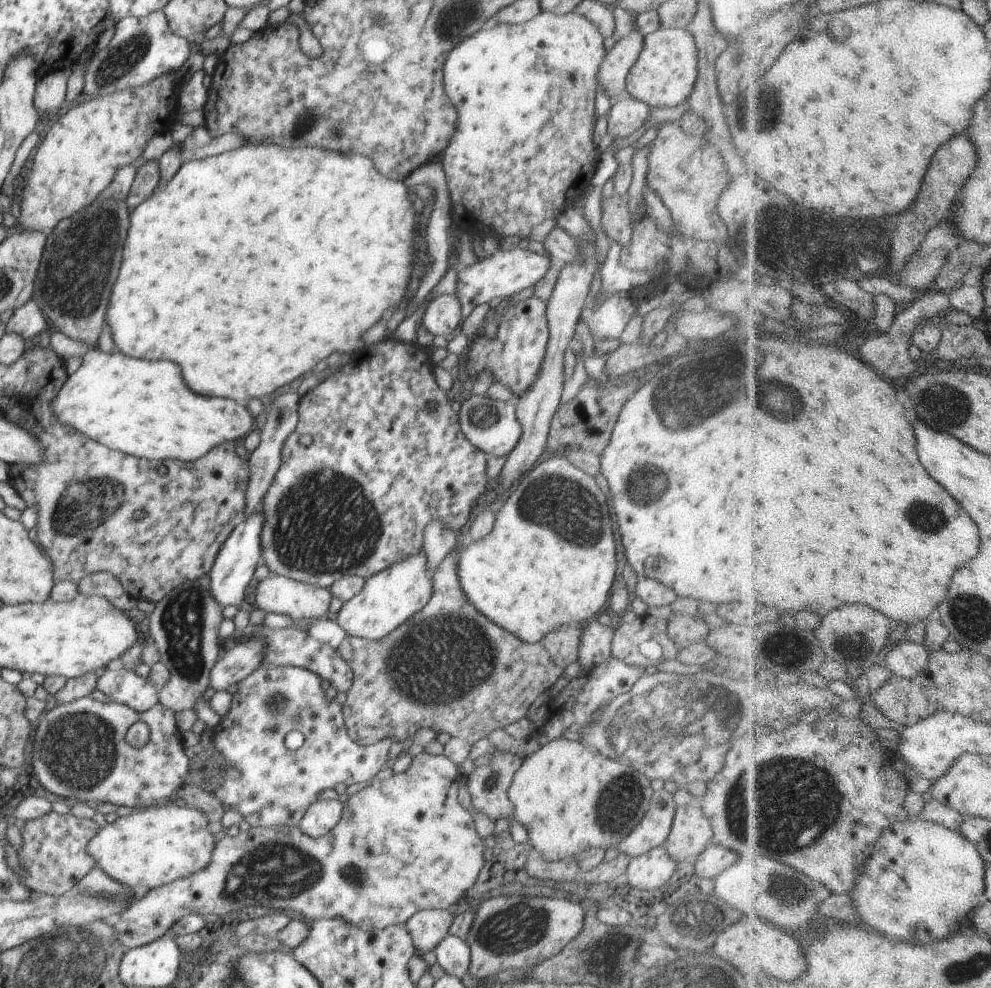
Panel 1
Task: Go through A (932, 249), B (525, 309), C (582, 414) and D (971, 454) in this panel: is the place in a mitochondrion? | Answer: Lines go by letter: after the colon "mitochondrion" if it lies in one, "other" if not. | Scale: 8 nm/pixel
A: other
B: other
C: other
D: other

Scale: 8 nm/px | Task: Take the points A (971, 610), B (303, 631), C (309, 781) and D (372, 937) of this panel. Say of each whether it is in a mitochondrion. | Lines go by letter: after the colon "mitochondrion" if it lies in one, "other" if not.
A: mitochondrion
B: other
C: other
D: other

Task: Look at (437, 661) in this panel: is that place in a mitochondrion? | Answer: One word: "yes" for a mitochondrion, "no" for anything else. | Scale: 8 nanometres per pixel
yes

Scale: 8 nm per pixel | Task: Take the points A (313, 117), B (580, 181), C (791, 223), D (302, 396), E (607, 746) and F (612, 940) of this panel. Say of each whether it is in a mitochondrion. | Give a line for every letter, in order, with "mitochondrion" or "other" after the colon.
A: mitochondrion
B: other
C: mitochondrion
D: other
E: mitochondrion
F: other

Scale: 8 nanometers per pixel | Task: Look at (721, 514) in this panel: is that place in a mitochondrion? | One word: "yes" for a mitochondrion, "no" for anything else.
no

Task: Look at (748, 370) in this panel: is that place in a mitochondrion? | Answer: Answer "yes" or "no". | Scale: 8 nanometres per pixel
yes

